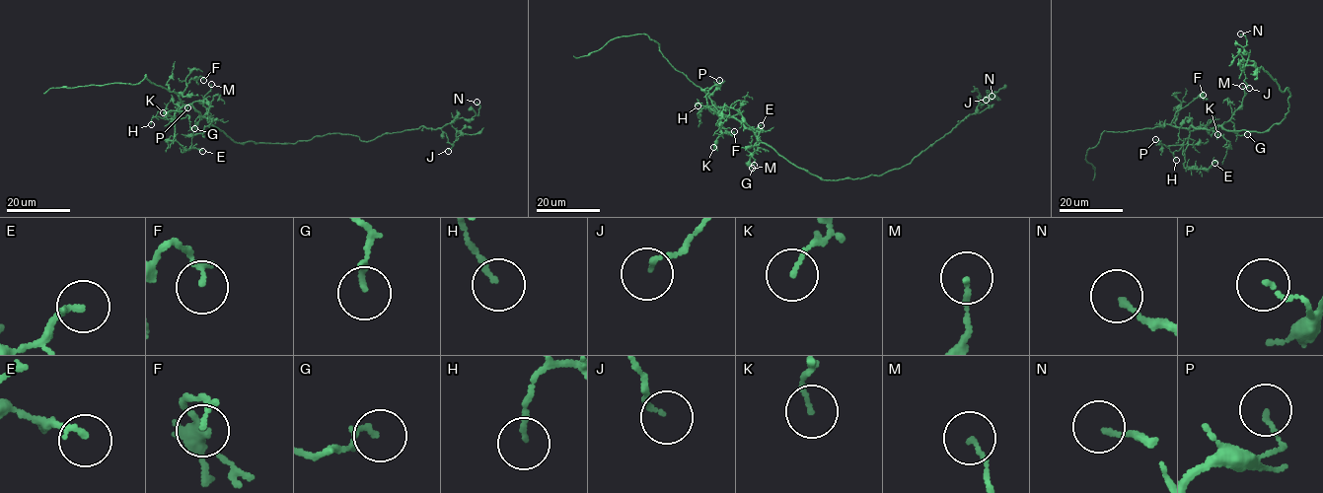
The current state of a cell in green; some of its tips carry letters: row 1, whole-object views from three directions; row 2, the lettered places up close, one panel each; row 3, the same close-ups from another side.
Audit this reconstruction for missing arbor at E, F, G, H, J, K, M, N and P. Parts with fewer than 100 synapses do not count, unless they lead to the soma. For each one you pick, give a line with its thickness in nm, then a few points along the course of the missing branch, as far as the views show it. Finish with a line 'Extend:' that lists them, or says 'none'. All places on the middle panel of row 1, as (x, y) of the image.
Extend: none

